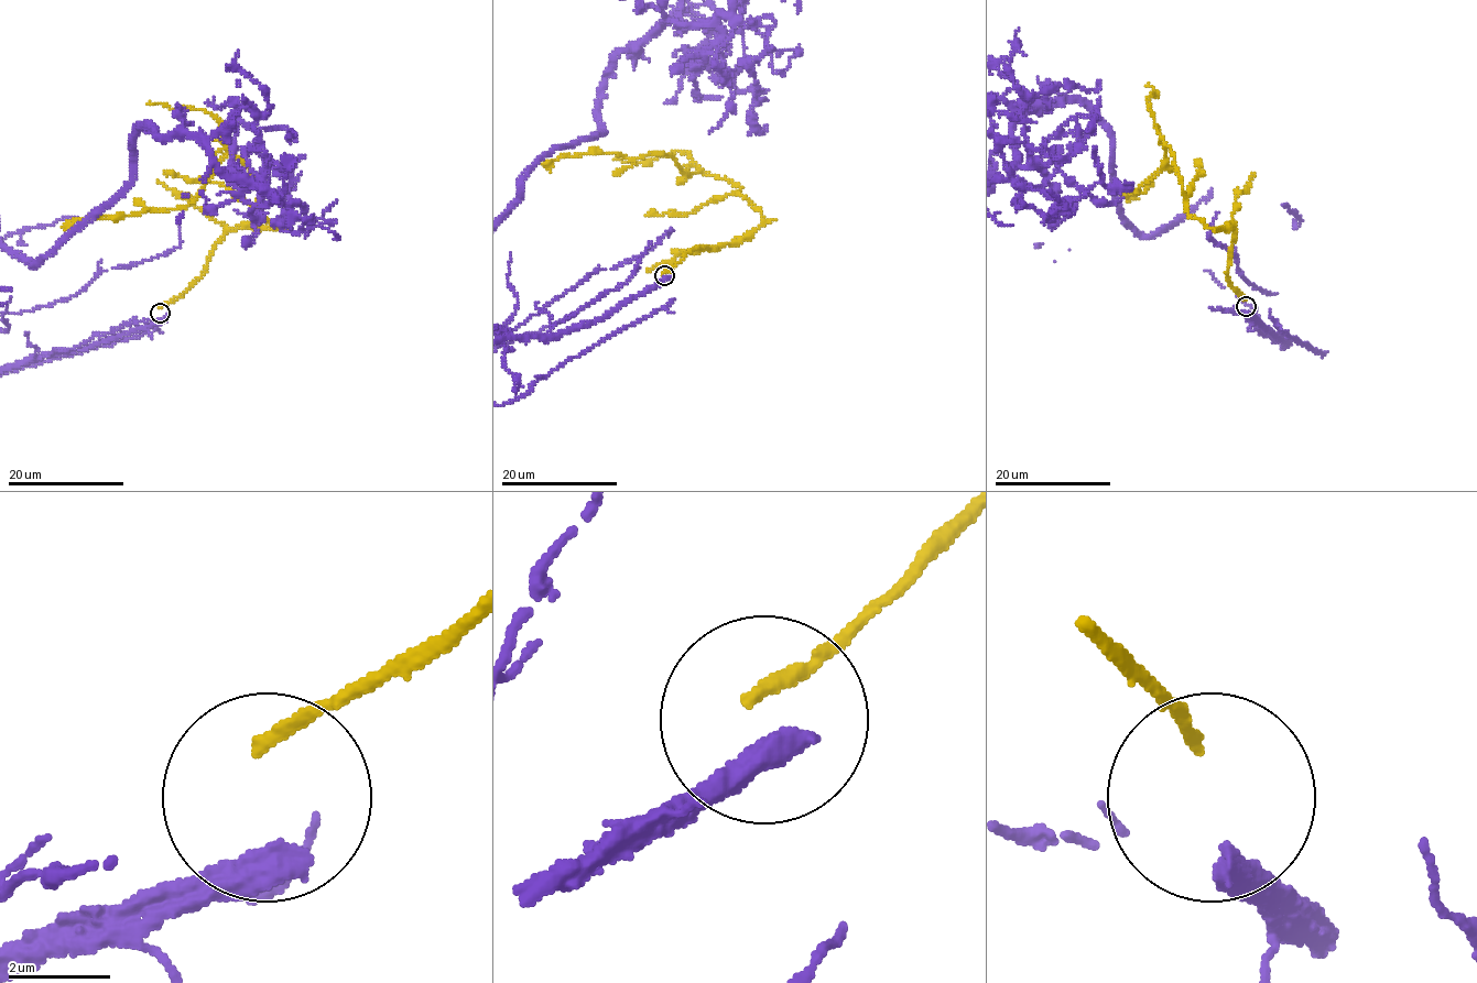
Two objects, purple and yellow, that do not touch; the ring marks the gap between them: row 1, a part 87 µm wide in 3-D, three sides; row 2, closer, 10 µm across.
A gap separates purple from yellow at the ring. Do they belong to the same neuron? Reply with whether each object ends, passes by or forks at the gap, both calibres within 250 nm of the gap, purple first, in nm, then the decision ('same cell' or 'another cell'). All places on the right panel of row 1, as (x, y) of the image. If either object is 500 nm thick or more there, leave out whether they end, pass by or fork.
calibres 550 and 240 nm; another cell

